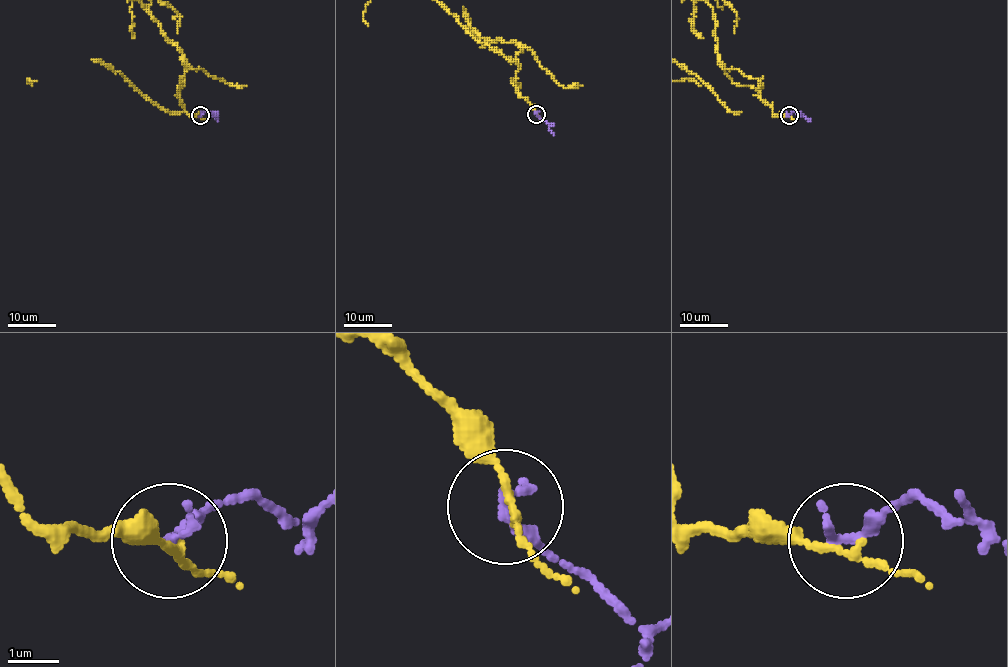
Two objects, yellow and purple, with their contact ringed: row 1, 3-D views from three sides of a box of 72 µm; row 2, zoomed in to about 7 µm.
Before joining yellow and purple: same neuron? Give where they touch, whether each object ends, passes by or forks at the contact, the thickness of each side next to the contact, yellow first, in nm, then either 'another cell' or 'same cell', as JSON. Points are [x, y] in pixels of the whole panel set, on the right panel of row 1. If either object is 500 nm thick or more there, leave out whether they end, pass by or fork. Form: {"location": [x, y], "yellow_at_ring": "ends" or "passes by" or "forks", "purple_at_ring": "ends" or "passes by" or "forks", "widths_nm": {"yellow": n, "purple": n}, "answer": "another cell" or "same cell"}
{"location": [789, 115], "yellow_at_ring": "passes by", "purple_at_ring": "ends", "widths_nm": {"yellow": 120, "purple": 240}, "answer": "another cell"}

